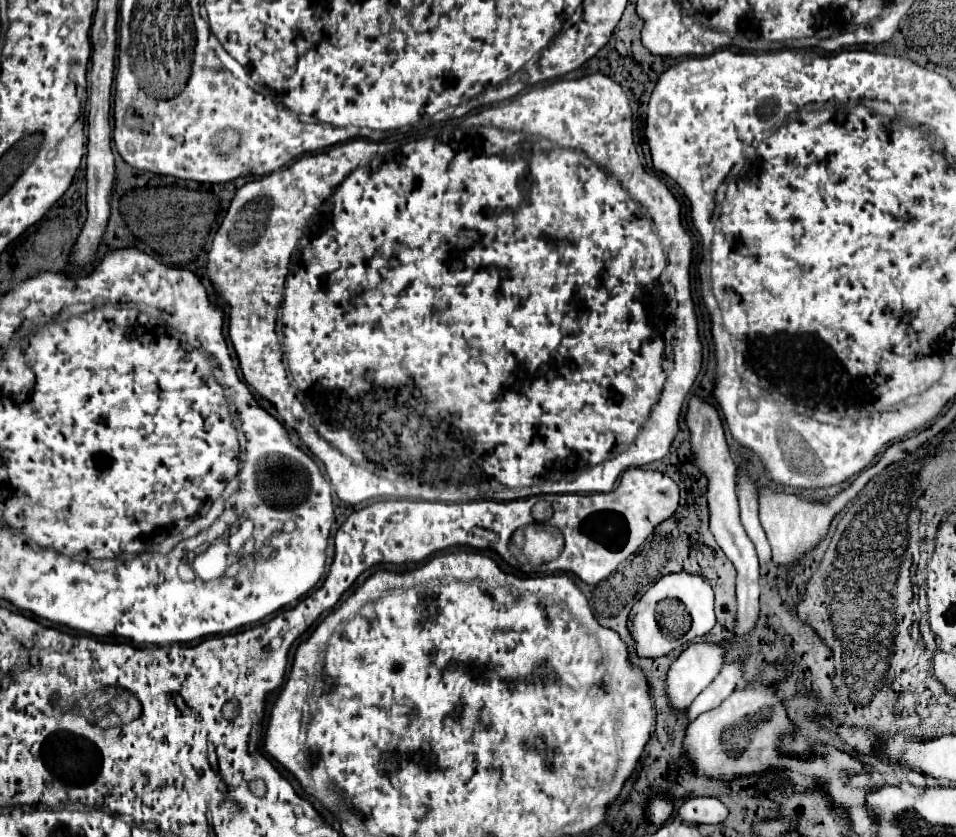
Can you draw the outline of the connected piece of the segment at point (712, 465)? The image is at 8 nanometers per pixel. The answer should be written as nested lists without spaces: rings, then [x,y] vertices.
[[[692,397],[686,411],[686,427],[690,431],[690,453],[692,453],[692,465],[698,467],[698,471],[708,479],[708,509],[710,509],[710,531],[724,551],[724,555],[734,563],[736,567],[736,595],[738,595],[738,625],[734,629],[736,635],[744,635],[756,627],[758,615],[760,615],[760,571],[758,571],[758,559],[756,549],[752,547],[752,541],[748,539],[742,523],[740,523],[740,511],[738,511],[738,497],[736,497],[736,465],[728,453],[728,445],[724,439],[722,421],[718,417],[718,411],[712,403],[702,401],[698,397]]]

